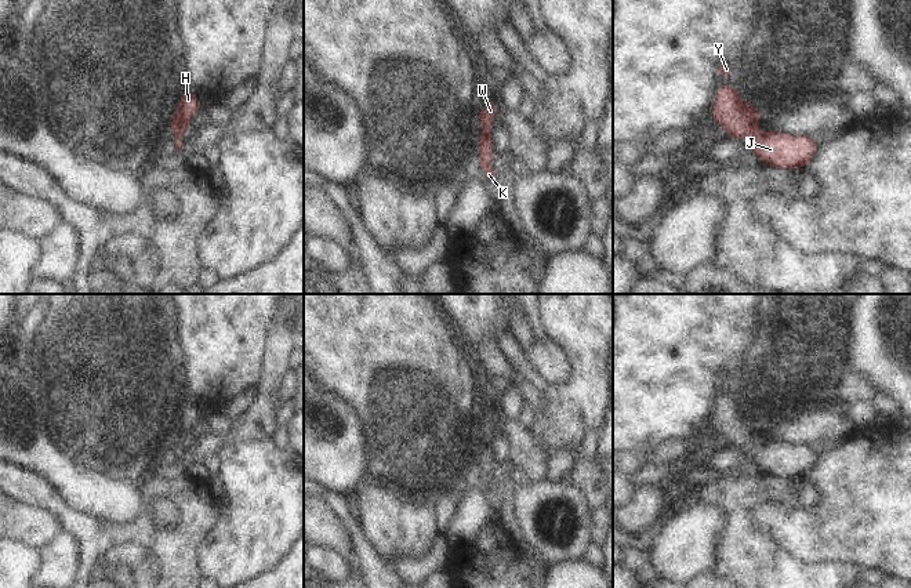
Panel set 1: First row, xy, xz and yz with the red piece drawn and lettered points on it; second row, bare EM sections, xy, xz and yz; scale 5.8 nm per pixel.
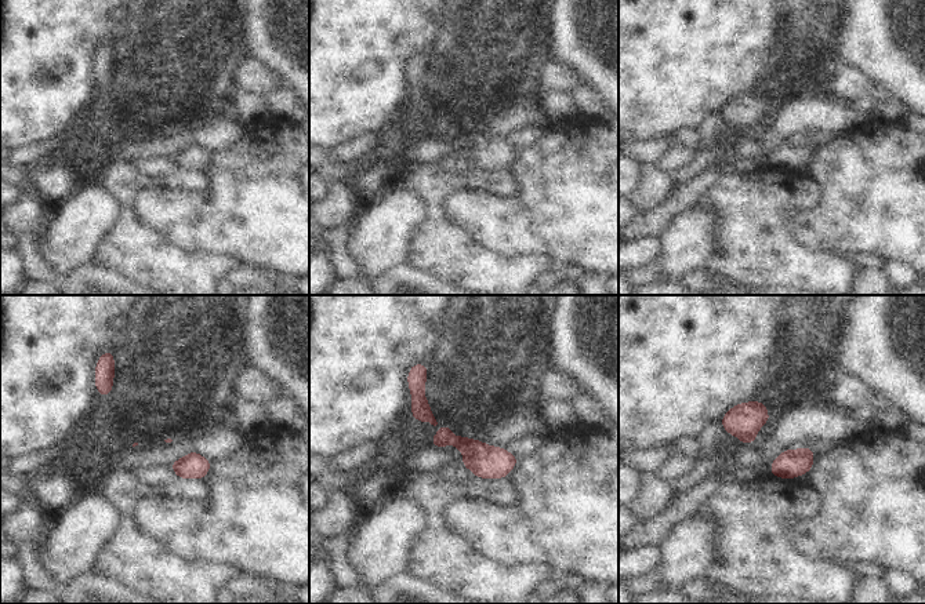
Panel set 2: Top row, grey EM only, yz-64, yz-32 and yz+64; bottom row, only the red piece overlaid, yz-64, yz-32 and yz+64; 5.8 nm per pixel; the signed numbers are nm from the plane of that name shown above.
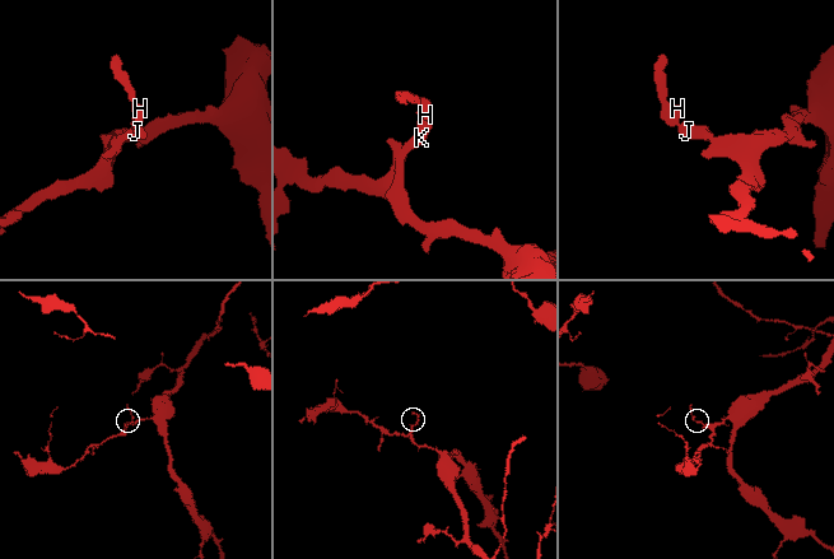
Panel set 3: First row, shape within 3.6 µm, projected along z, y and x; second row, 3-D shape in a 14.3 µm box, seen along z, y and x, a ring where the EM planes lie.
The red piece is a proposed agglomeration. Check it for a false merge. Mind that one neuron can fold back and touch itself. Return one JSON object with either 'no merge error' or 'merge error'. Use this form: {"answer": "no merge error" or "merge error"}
{"answer": "no merge error"}

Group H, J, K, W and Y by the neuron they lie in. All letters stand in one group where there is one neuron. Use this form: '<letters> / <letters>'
H J K W Y

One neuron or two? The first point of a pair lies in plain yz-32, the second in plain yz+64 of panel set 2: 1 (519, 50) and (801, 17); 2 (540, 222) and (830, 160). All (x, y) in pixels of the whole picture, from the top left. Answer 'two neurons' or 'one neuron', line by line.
1: one neuron
2: one neuron

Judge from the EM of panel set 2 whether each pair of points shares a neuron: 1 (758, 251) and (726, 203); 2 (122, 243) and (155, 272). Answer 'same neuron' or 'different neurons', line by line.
1: same neuron
2: same neuron

